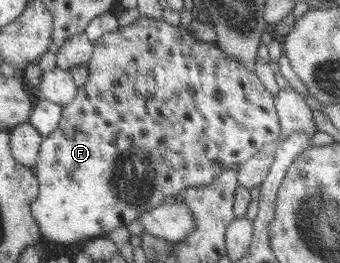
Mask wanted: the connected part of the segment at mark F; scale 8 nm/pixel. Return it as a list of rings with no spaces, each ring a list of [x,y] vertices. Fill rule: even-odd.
[[[140,16],[131,25],[120,26],[115,31],[105,33],[93,45],[93,55],[88,61],[87,83],[79,88],[78,95],[69,104],[64,106],[62,119],[51,135],[47,136],[41,144],[37,163],[38,178],[41,182],[39,201],[32,204],[34,217],[42,229],[42,234],[51,243],[77,243],[83,237],[98,237],[103,233],[126,226],[129,221],[135,221],[137,217],[131,215],[141,215],[164,203],[163,199],[167,195],[177,195],[181,189],[202,188],[213,183],[222,172],[238,164],[246,163],[251,157],[262,151],[263,146],[270,145],[271,142],[279,139],[281,135],[281,121],[277,121],[277,112],[273,107],[273,97],[271,93],[261,85],[257,75],[249,71],[247,65],[235,57],[231,57],[225,50],[219,49],[215,43],[197,40],[194,34],[187,32],[183,26],[174,26],[161,19]]]

